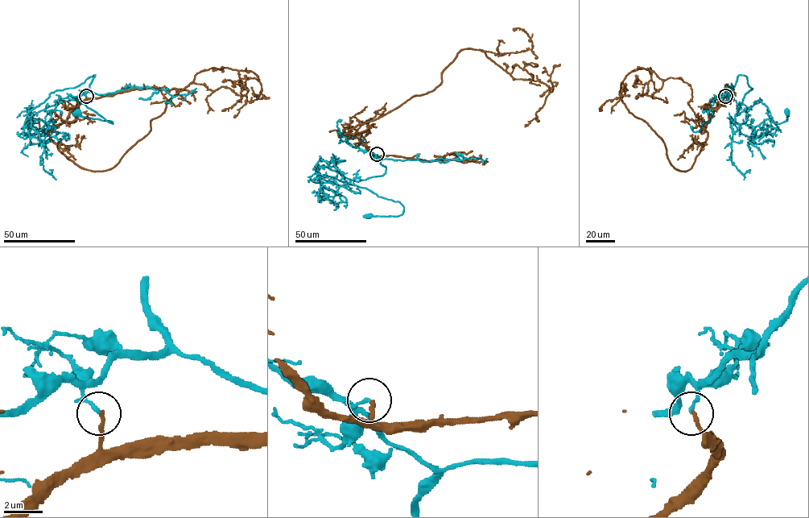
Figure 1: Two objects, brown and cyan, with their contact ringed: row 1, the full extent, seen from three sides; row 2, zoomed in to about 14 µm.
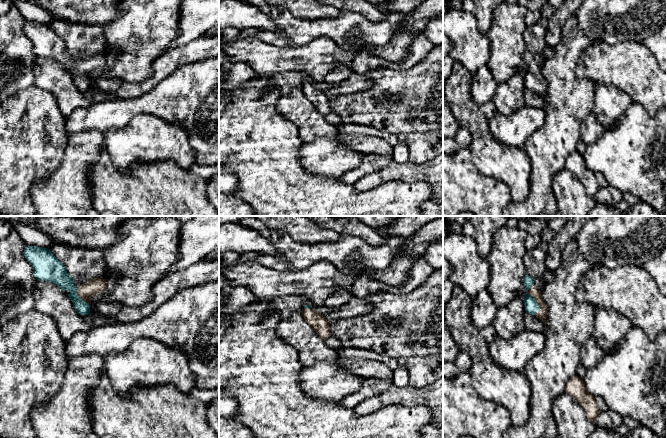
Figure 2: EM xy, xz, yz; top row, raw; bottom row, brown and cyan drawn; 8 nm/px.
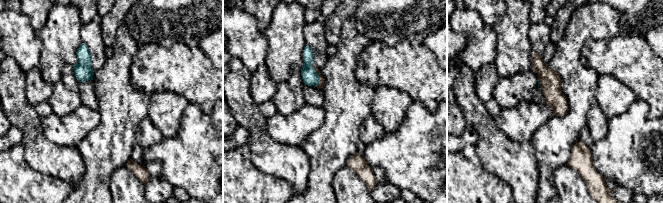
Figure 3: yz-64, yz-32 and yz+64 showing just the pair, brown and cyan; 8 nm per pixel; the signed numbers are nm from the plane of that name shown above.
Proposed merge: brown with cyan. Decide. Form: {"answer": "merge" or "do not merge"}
{"answer": "do not merge"}

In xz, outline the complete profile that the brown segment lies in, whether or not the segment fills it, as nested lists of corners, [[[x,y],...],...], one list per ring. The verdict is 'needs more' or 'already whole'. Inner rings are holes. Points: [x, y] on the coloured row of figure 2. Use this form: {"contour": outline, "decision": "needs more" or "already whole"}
{"contour": [[[303,308],[303,318],[310,327],[324,340],[331,336],[329,322],[319,313],[310,308]]], "decision": "already whole"}

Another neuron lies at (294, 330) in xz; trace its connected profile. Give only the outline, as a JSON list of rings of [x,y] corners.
[[[293,312],[281,319],[276,333],[281,340],[296,349],[303,368],[323,361],[333,362],[339,358],[338,352],[326,345],[325,340],[310,327],[301,312]]]

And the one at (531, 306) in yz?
[[[527,293],[525,294],[524,305],[525,305],[526,313],[532,315],[535,315],[540,310],[540,307],[537,304],[536,300],[531,295],[528,295]]]

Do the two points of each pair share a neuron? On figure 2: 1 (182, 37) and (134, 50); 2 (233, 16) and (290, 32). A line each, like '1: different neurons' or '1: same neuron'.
1: different neurons
2: different neurons

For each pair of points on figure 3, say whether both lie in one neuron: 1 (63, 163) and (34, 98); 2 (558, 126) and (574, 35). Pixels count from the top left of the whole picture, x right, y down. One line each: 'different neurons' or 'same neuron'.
1: different neurons
2: same neuron

